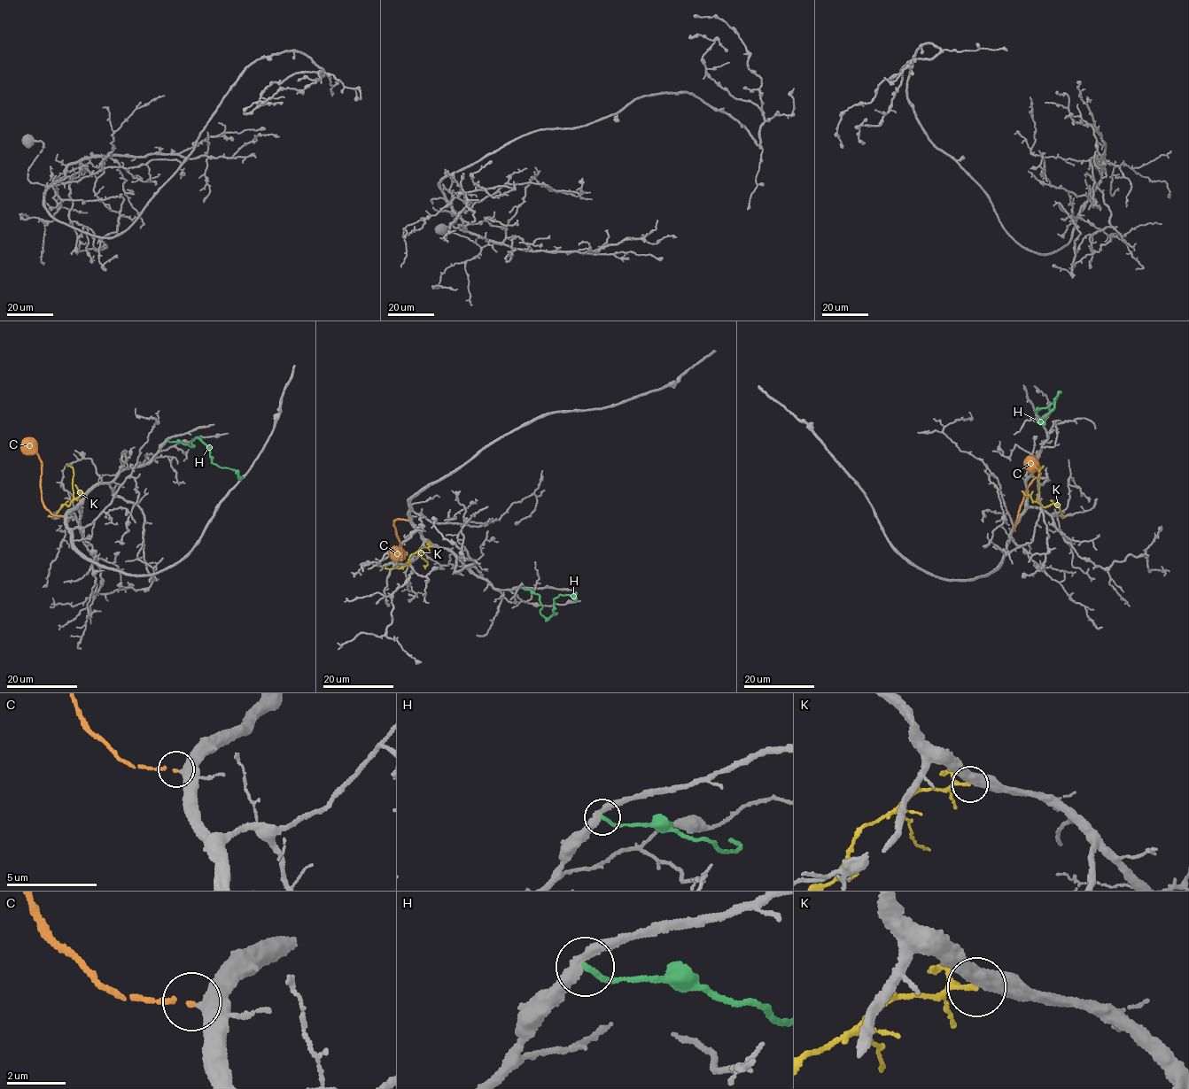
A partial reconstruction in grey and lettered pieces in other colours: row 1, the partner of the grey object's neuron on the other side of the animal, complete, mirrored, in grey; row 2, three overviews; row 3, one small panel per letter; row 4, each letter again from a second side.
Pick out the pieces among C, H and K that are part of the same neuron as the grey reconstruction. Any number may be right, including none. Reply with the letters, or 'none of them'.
C

